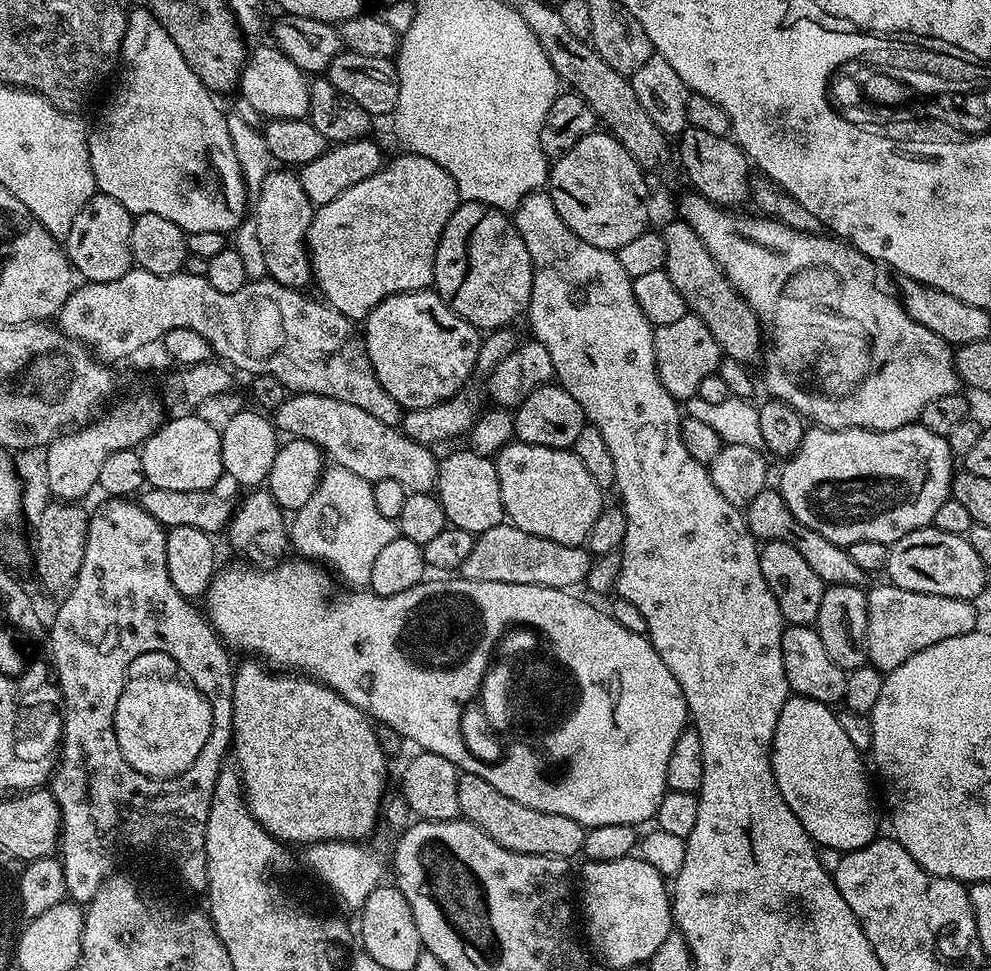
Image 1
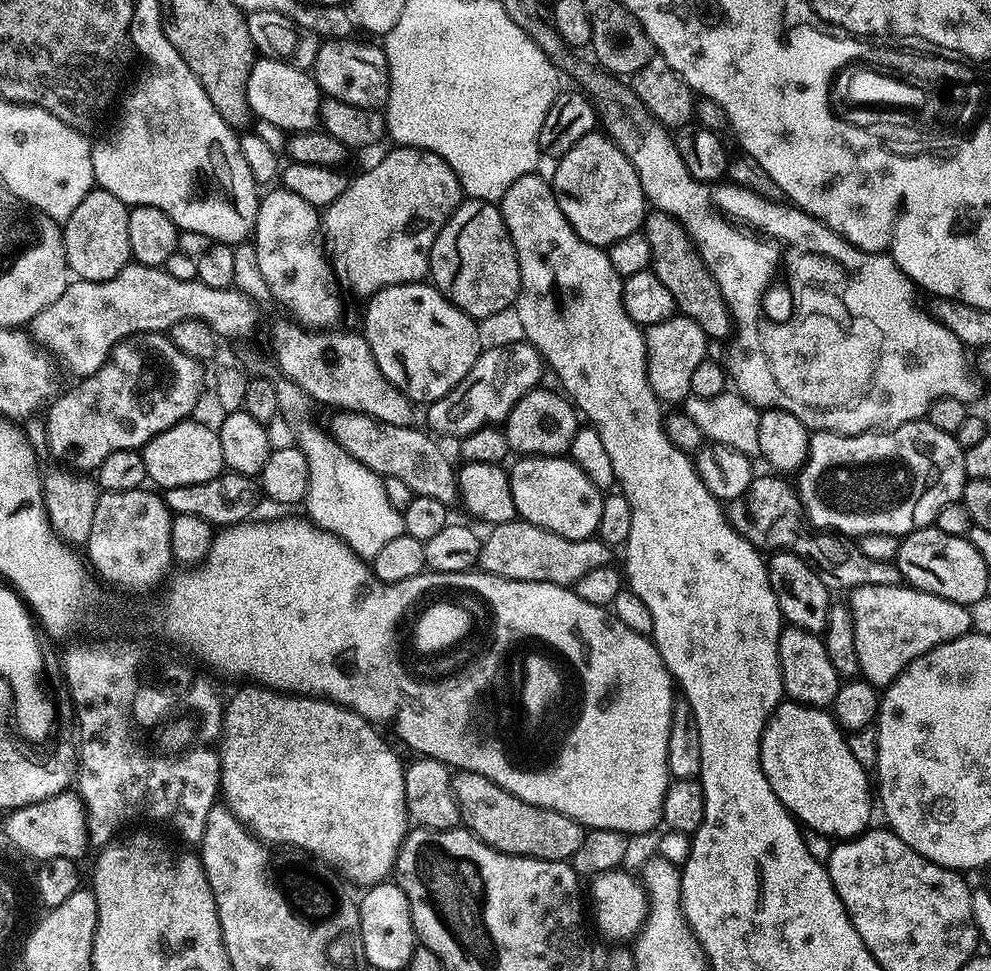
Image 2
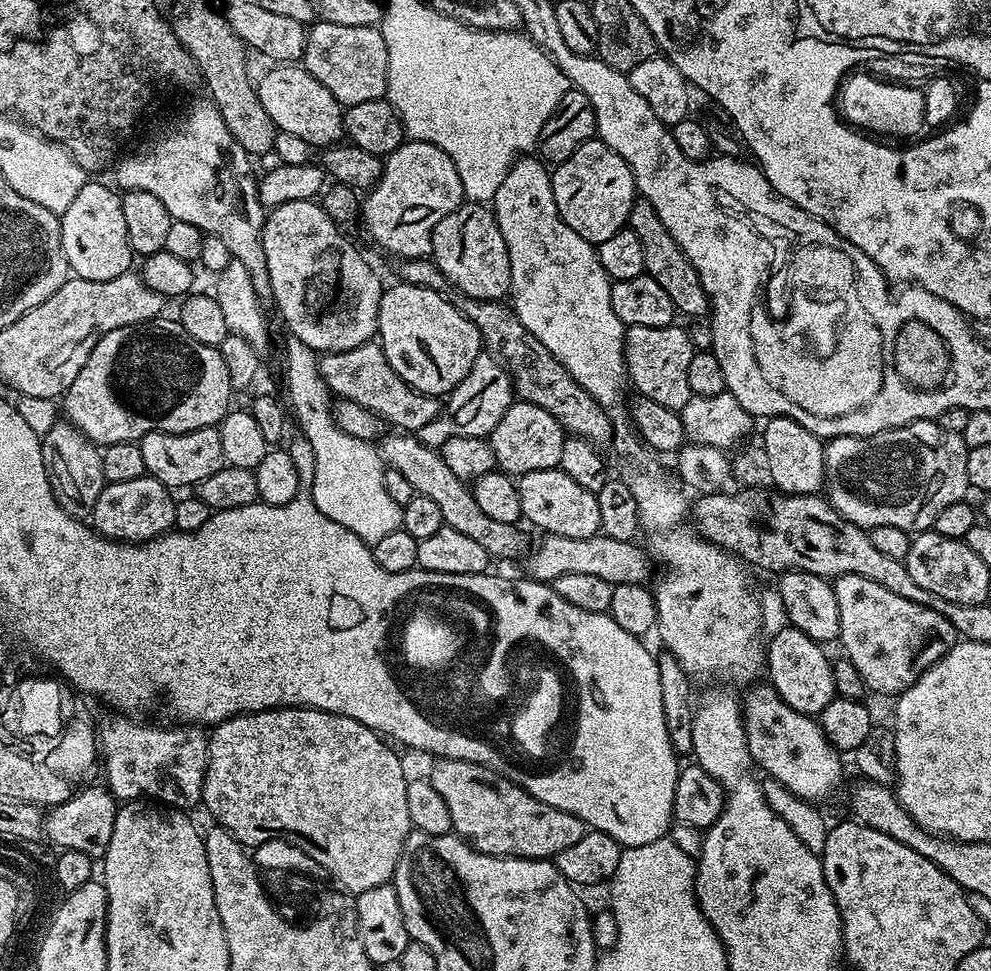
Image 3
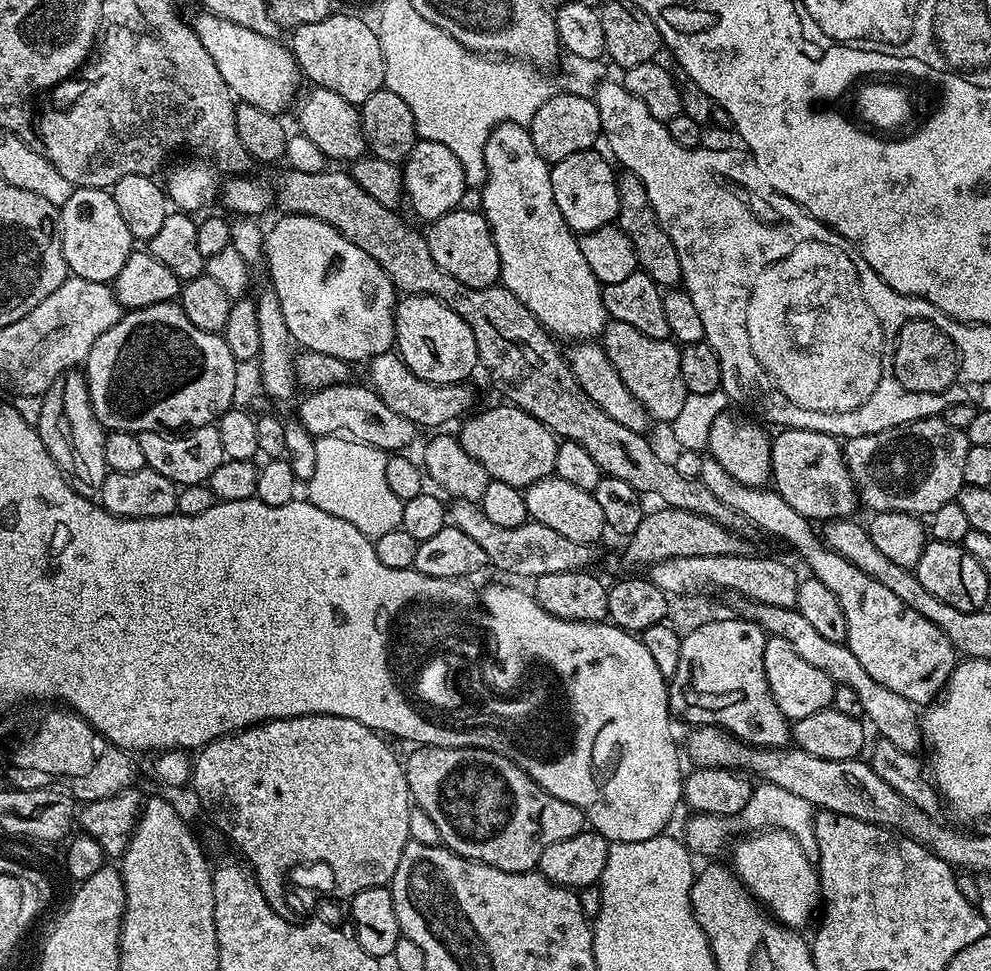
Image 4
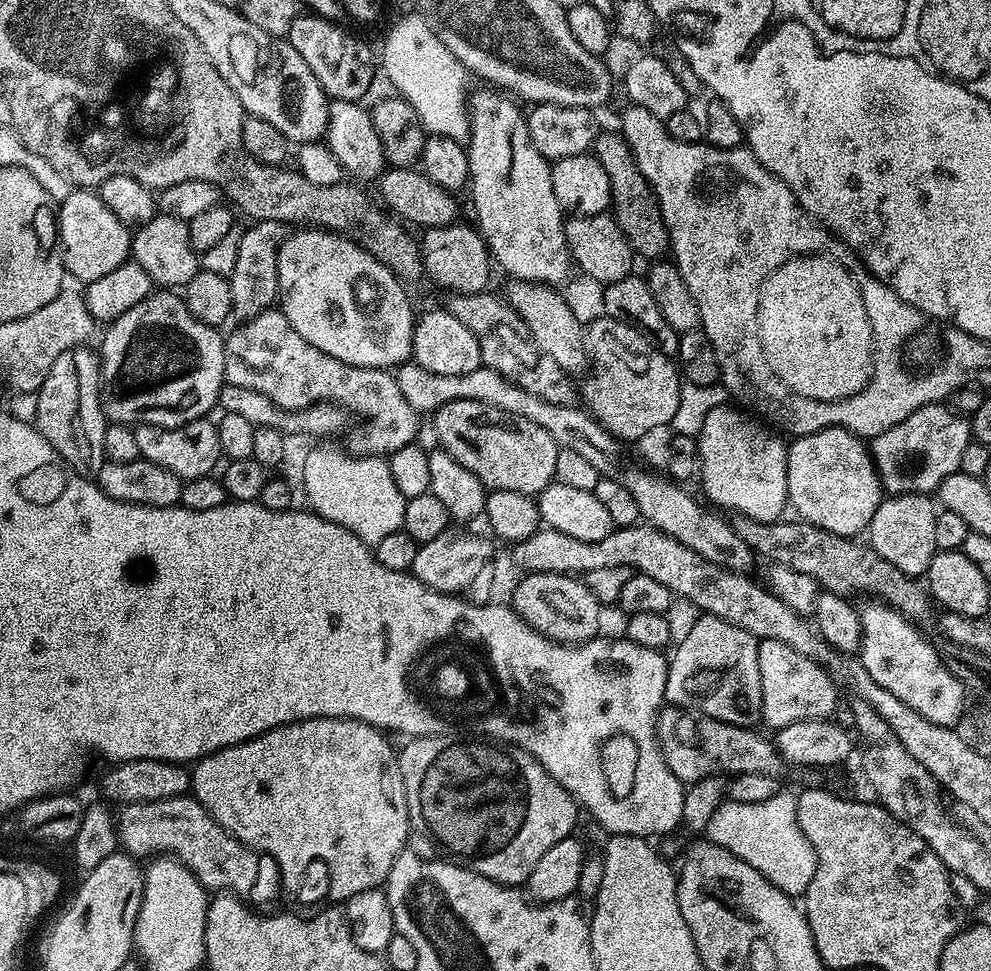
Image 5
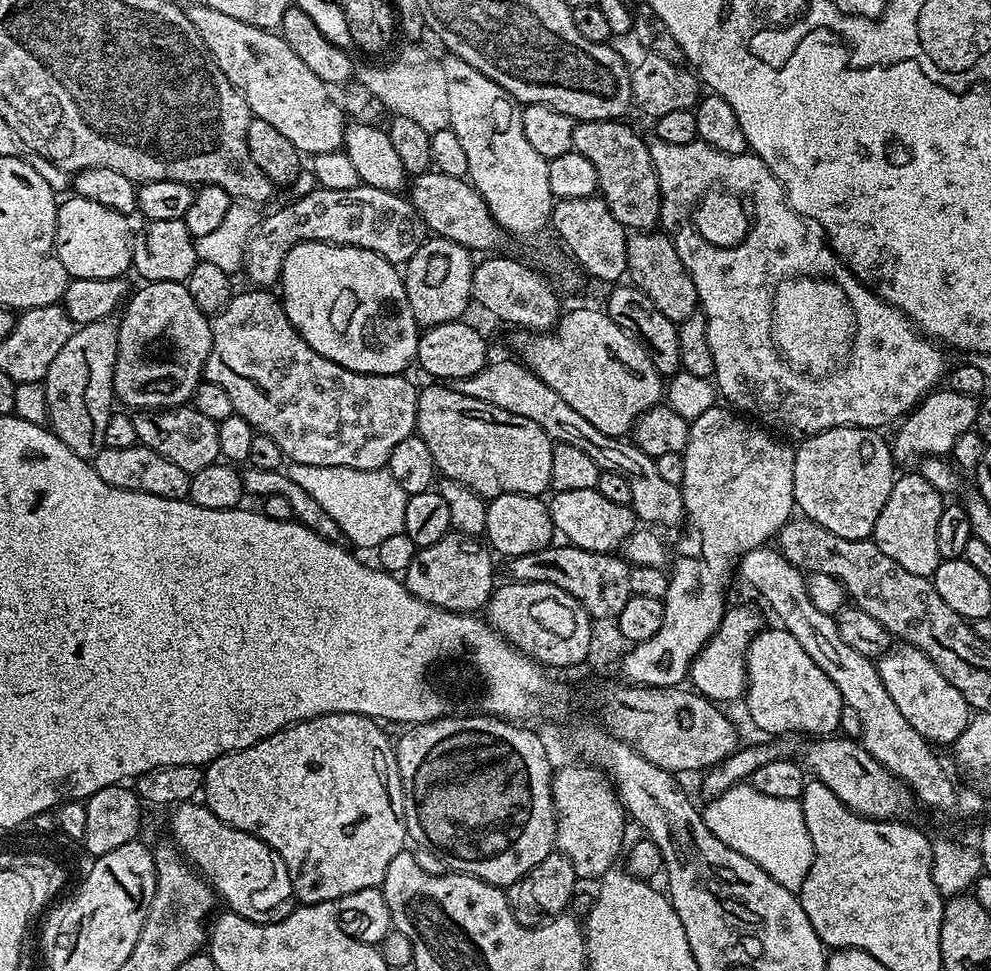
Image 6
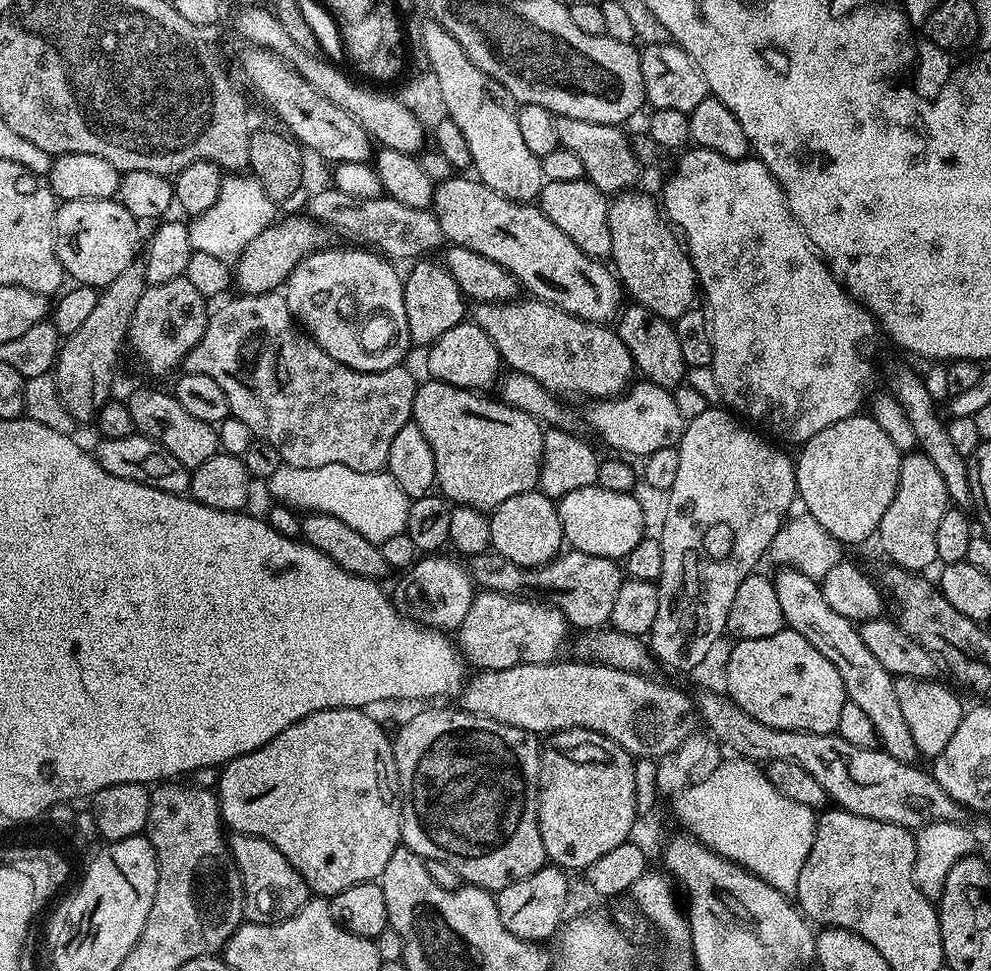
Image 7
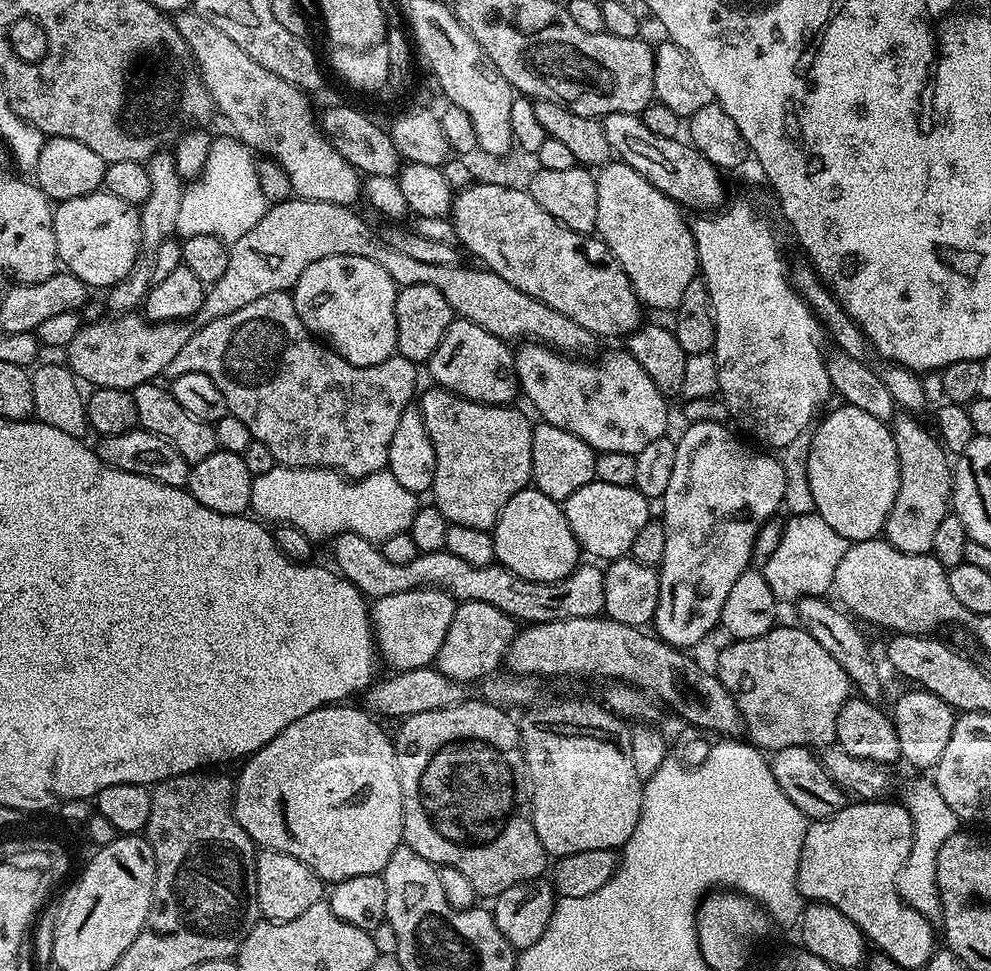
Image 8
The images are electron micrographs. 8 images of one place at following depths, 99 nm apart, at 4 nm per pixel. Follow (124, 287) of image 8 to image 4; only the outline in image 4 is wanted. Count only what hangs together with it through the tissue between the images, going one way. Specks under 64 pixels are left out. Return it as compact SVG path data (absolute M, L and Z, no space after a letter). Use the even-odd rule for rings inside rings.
M69 370L62 373L44 391L40 400L41 418L34 427L39 432L50 458L68 477L73 490L86 497L99 493L104 473L108 471L106 454L102 450L106 430L98 422L92 409L88 380L83 371Z

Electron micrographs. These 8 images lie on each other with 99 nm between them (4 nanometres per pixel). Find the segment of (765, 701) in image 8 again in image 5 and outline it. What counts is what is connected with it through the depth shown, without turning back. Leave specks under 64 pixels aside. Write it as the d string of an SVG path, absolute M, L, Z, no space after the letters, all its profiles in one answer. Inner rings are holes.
M760 641L758 674L762 674L762 720L772 730L803 720L826 720L835 713L837 681L828 669L798 654L798 650L790 650L786 642Z

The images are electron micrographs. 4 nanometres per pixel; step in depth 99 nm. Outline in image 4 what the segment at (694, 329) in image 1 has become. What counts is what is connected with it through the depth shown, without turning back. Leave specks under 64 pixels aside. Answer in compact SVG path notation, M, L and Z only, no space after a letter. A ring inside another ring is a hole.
M612 320L605 323L602 347L610 362L614 362L614 370L622 374L622 382L626 382L630 394L642 402L653 421L671 422L676 419L688 391L682 382L680 348L671 339L655 340L642 334L642 330L634 330L634 326L626 326L626 322Z

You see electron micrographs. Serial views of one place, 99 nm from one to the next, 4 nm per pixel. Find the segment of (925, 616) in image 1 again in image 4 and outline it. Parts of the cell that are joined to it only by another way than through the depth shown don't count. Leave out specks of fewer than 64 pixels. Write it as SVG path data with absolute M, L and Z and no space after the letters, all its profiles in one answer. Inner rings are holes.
M710 454L701 459L698 478L706 490L714 493L718 502L726 502L730 510L738 510L738 514L748 519L753 529L773 532L778 539L793 544L804 555L812 571L809 573L821 580L834 598L838 598L848 627L848 648L854 650L854 658L862 662L862 667L873 676L874 682L882 682L882 686L894 690L894 694L902 694L902 698L917 706L931 705L943 693L958 663L958 653L950 638L946 638L946 634L942 634L930 618L922 618L918 610L906 606L906 602L902 602L902 598L895 596L887 586L882 586L882 582L874 582L870 574L858 570L858 566L821 541L820 545L815 534L808 529L811 528L810 521L798 514L798 510L794 510L794 506L790 506L790 502L786 502L775 487L748 488L726 474L726 470L722 470Z

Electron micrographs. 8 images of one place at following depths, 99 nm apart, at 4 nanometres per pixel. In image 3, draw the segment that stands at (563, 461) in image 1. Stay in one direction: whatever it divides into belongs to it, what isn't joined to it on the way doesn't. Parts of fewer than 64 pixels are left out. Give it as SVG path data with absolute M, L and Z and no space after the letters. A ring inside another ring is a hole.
M559 470L531 472L519 477L518 487L522 498L523 519L529 520L536 528L545 528L543 531L547 535L582 538L595 536L600 532L595 492L584 493L564 472Z

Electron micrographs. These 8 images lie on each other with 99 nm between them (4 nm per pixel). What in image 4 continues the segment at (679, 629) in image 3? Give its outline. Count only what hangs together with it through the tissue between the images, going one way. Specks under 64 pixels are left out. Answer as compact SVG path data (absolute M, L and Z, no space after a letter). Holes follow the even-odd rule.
M499 124L486 142L484 161L488 177L482 185L482 211L492 231L494 246L498 246L499 283L509 288L553 337L565 336L568 342L588 342L599 337L609 319L602 302L602 286L594 278L594 270L586 266L577 233L569 228L562 218L562 210L554 202L554 190L550 186L552 170L548 161L534 150L531 131L523 124Z

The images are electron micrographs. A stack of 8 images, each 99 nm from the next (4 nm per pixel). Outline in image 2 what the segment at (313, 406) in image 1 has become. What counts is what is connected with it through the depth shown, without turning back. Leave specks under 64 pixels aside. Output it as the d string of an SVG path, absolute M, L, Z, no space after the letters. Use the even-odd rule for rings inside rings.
M337 411L333 416L336 417L330 423L332 435L351 456L358 458L358 462L382 477L389 476L406 482L406 486L410 486L415 495L438 498L438 502L449 506L457 503L457 469L454 464L452 468L451 462L444 457L443 450L435 444L437 441L427 431L419 432L416 426L390 426L357 412Z

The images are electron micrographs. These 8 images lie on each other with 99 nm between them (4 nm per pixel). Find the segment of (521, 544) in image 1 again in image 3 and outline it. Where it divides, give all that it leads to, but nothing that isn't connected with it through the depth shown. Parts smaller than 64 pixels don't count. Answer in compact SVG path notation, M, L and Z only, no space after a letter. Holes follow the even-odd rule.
M603 534L570 538L569 536L543 537L544 541L536 549L527 553L523 561L529 577L541 582L551 582L562 578L562 574L594 574L611 584L645 583L654 569L654 561L639 543L619 540ZM532 552L532 553L531 553ZM528 560L528 561L527 561Z

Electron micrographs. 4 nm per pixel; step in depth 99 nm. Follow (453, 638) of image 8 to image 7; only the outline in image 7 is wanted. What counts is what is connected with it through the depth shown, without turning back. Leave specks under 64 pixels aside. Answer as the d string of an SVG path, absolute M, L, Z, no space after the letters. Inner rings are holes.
M477 591L458 629L459 647L471 667L473 664L476 670L498 671L519 664L551 664L561 655L560 647L570 632L567 618L553 603L539 604L532 599Z

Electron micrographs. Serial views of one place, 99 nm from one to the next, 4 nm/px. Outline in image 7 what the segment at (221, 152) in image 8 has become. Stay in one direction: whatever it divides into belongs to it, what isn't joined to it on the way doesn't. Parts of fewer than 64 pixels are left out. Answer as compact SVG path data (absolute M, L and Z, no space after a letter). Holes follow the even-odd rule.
M228 174L224 176L222 186L218 190L218 202L210 206L201 216L191 217L187 221L190 234L190 246L193 252L211 254L214 258L222 258L229 262L240 259L240 255L278 219L278 205L266 198L266 190L251 174Z

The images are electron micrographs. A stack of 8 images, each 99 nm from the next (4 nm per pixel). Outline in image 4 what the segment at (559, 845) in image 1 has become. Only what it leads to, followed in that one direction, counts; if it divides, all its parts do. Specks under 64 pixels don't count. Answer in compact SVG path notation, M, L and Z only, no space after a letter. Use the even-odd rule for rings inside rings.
M417 747L406 756L404 773L408 779L410 800L420 808L434 826L438 826L440 844L454 854L507 872L530 872L539 865L542 850L554 842L574 838L585 831L584 812L570 802L554 798L534 778L530 778L510 758L481 748Z

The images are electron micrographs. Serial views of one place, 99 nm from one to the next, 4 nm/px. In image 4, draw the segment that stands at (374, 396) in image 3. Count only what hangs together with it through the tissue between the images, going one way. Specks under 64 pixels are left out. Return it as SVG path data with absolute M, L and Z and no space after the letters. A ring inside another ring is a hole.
M389 350L372 357L367 368L367 383L384 400L386 406L390 406L391 410L400 414L402 418L409 419L410 422L419 425L421 429L443 429L440 428L443 424L448 424L451 420L456 419L459 421L469 411L467 408L472 404L472 392L468 389L467 383L431 384L426 382L422 378L418 378L418 374L414 374L408 369L406 362L395 350Z

